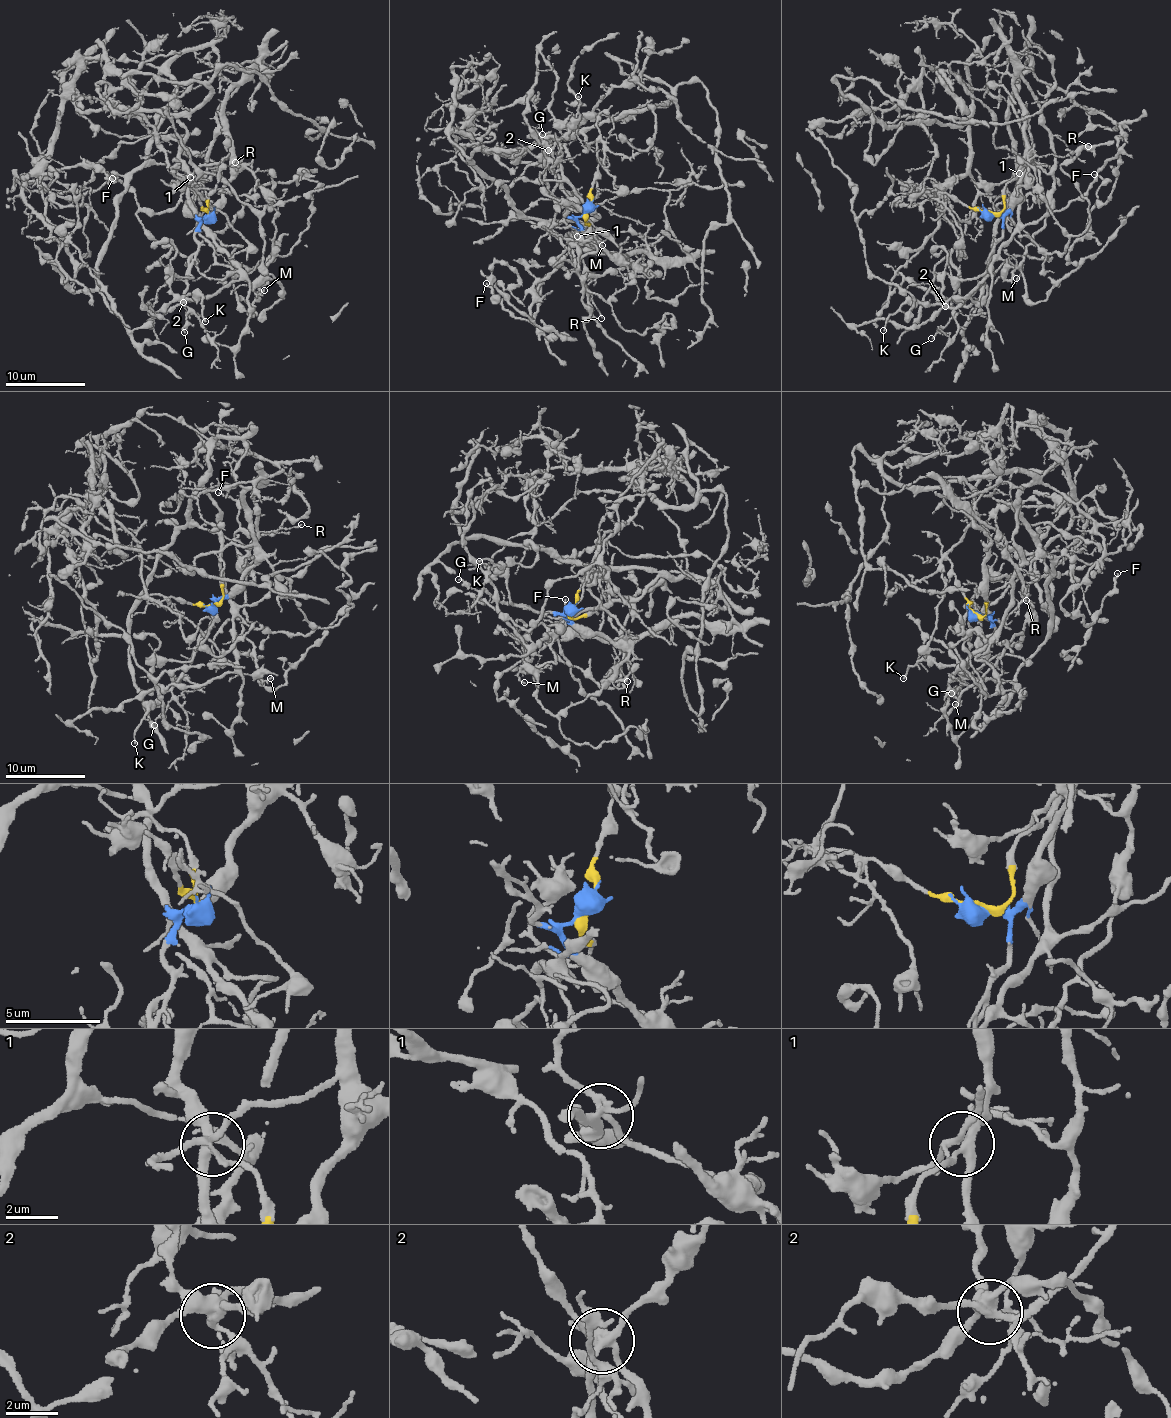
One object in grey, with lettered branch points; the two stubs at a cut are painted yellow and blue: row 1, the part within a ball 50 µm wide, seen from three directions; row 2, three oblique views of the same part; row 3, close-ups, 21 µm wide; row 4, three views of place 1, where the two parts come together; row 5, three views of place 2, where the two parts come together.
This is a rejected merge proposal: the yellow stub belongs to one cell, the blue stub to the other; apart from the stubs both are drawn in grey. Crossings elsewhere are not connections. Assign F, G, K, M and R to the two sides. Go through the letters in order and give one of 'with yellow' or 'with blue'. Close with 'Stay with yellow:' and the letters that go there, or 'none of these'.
F: with yellow
G: with blue
K: with blue
M: with blue
R: with blue
Stay with yellow: F

